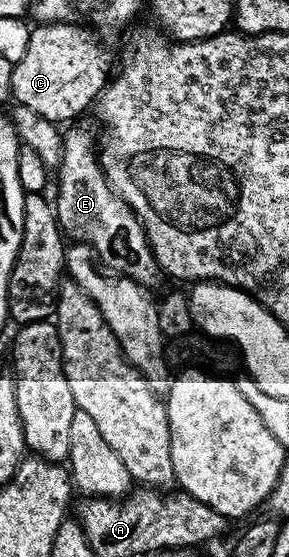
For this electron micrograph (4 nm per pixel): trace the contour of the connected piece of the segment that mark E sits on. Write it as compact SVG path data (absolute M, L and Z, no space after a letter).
M84 130L67 131L64 134L62 160L58 167L60 179L56 182L56 220L61 231L69 239L92 247L92 253L109 271L123 274L140 286L152 288L162 271L136 213L112 191L104 178L104 169L98 161L94 138Z

